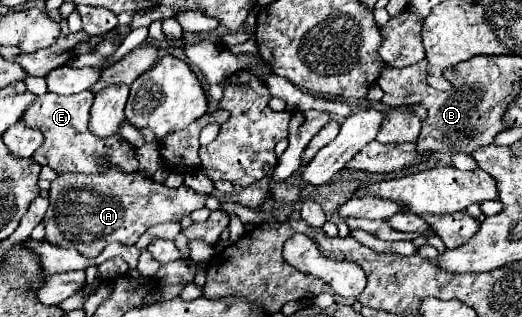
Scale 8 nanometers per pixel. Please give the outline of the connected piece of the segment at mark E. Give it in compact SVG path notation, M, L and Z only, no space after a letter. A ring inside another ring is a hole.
M89 90L71 94L71 96L59 96L59 94L43 94L37 96L37 100L23 112L21 122L29 128L37 128L43 132L45 142L41 148L35 150L33 160L39 162L41 166L53 168L57 174L61 172L89 172L95 174L103 164L113 164L121 172L137 172L139 162L135 158L133 146L121 138L121 136L111 136L107 140L99 140L97 136L91 136L87 122L89 122L89 108L93 104L93 94Z

